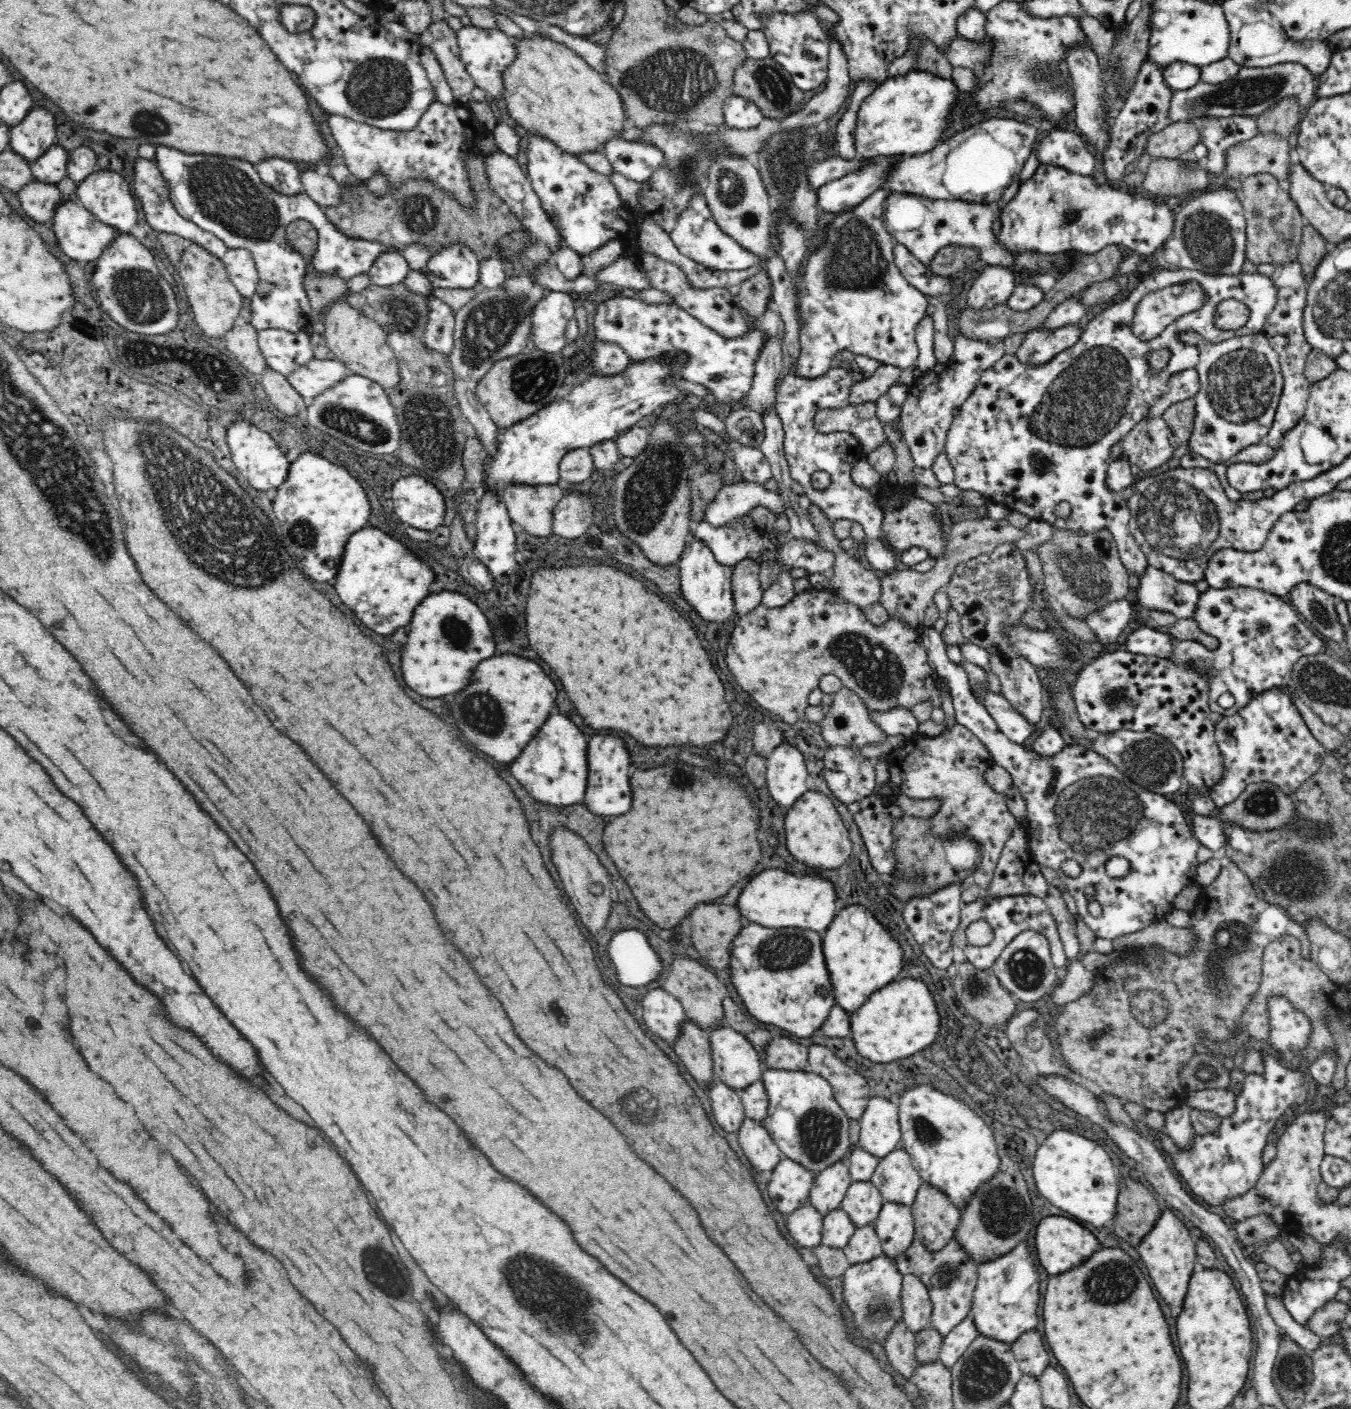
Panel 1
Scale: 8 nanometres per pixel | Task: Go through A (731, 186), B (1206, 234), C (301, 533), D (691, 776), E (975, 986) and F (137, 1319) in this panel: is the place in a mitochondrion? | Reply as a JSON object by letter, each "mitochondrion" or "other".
{"A":"mitochondrion","B":"mitochondrion","C":"mitochondrion","D":"mitochondrion","E":"mitochondrion","F":"other"}

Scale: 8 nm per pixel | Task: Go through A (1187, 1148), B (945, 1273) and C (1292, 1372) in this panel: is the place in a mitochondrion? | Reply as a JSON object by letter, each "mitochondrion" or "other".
{"A":"other","B":"mitochondrion","C":"mitochondrion"}

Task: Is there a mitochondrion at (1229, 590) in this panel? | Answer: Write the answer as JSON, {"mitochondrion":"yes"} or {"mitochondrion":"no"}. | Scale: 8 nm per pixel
{"mitochondrion":"no"}

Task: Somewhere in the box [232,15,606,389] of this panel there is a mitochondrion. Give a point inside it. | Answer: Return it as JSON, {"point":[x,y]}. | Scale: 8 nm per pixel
{"point":[380,87]}

